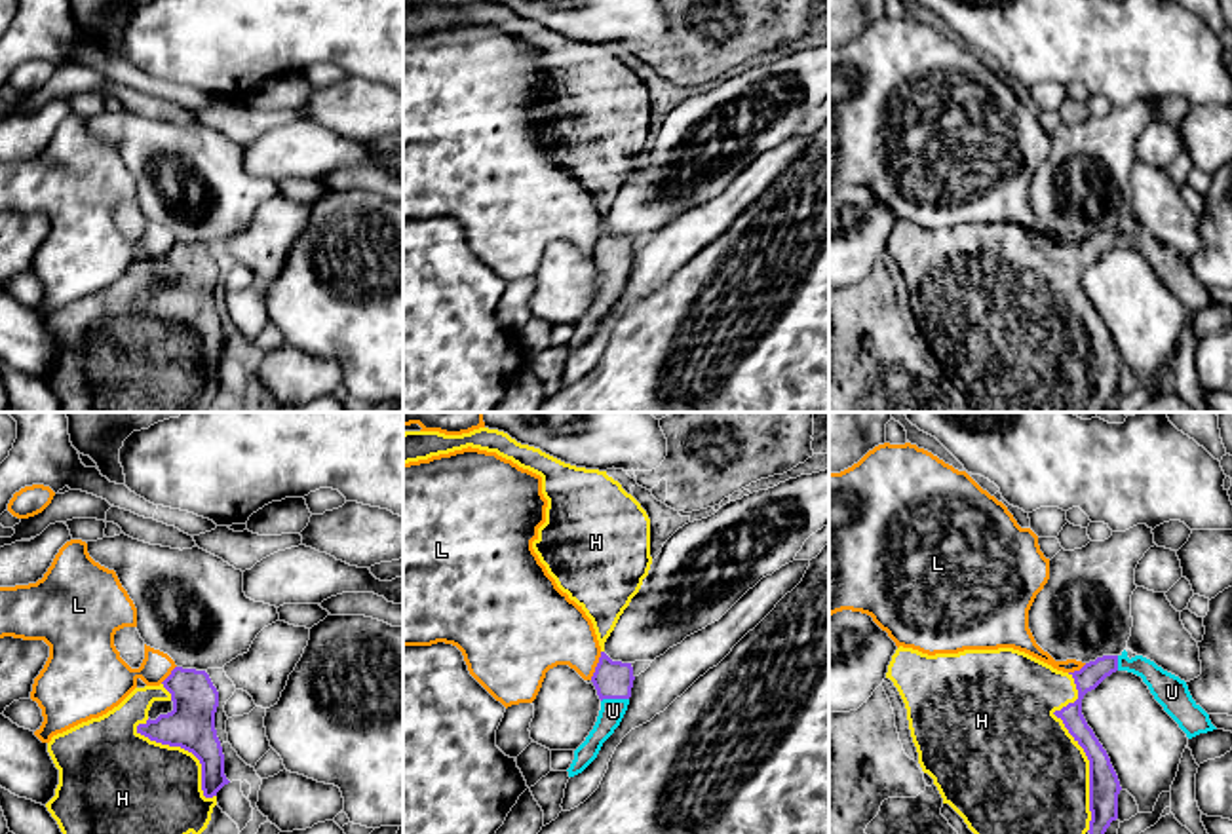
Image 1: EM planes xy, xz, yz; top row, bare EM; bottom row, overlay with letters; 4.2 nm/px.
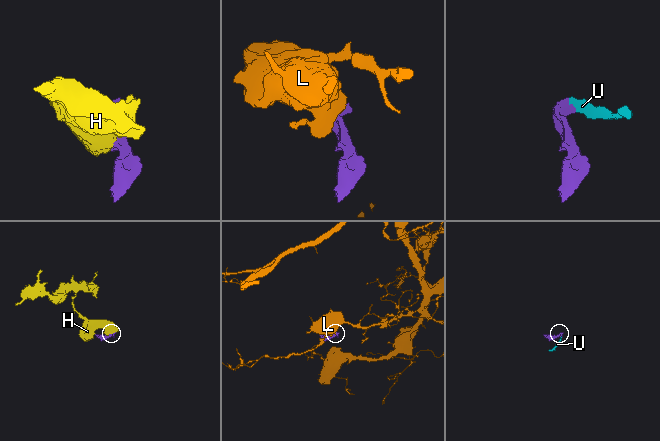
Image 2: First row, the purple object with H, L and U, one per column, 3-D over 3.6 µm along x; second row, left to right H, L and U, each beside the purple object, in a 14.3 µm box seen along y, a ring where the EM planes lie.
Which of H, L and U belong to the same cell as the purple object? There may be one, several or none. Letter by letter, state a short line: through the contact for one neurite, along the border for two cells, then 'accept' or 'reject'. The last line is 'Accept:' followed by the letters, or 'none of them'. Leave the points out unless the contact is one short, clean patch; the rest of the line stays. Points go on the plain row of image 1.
H: accept
L: line xz (601, 227), (590, 253); reject
U: line xz (613, 253), (615, 272), (613, 285); accept
Accept: H, U

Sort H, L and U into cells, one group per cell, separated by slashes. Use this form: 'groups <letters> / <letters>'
groups H U / L

